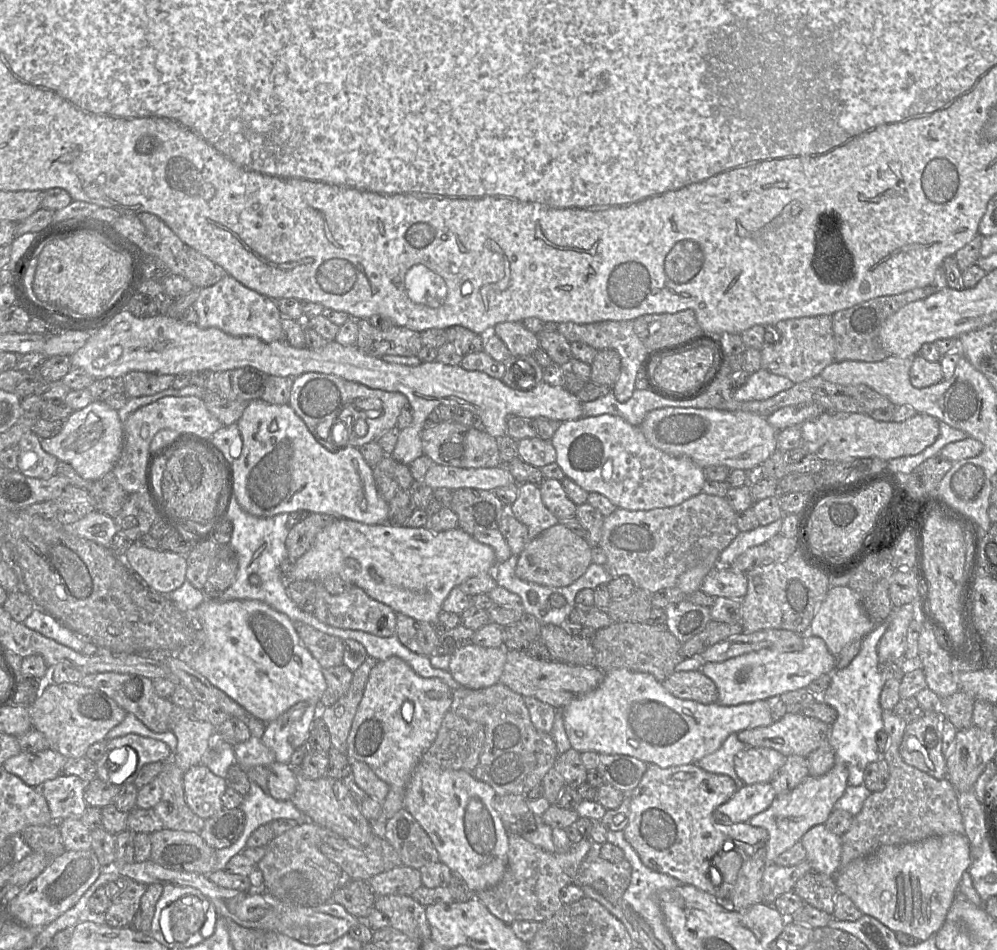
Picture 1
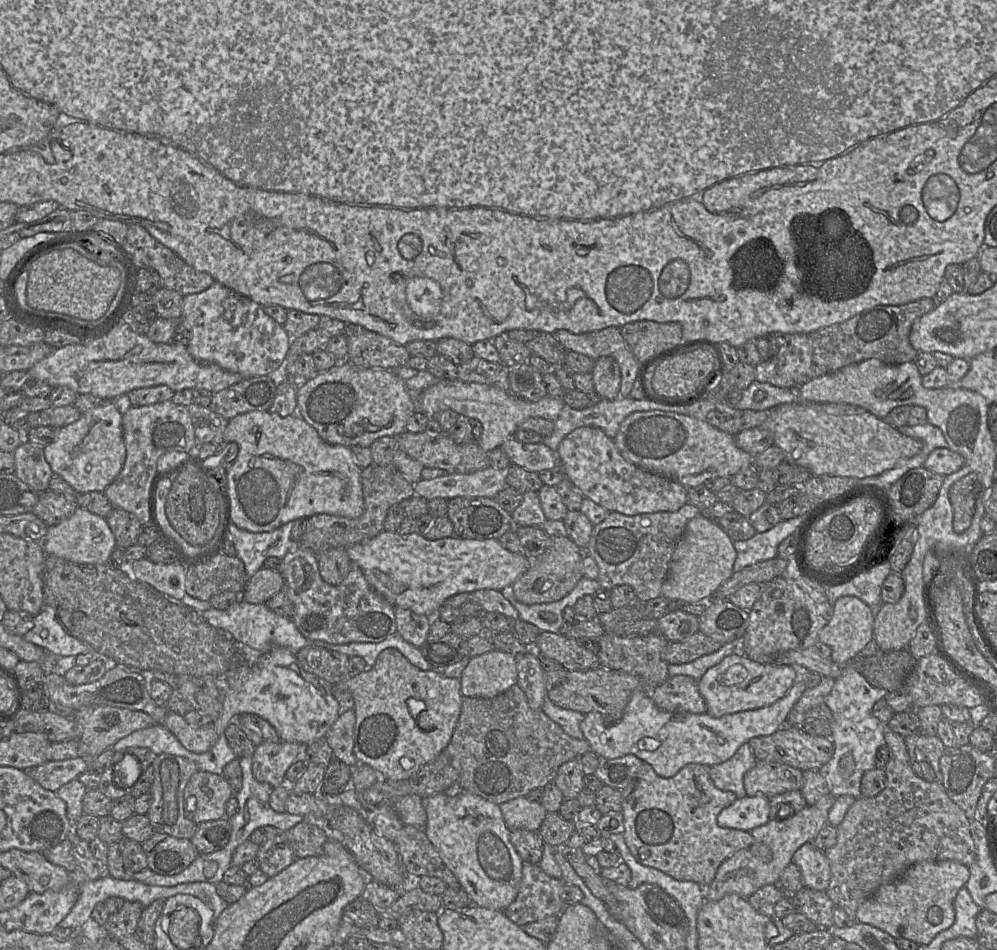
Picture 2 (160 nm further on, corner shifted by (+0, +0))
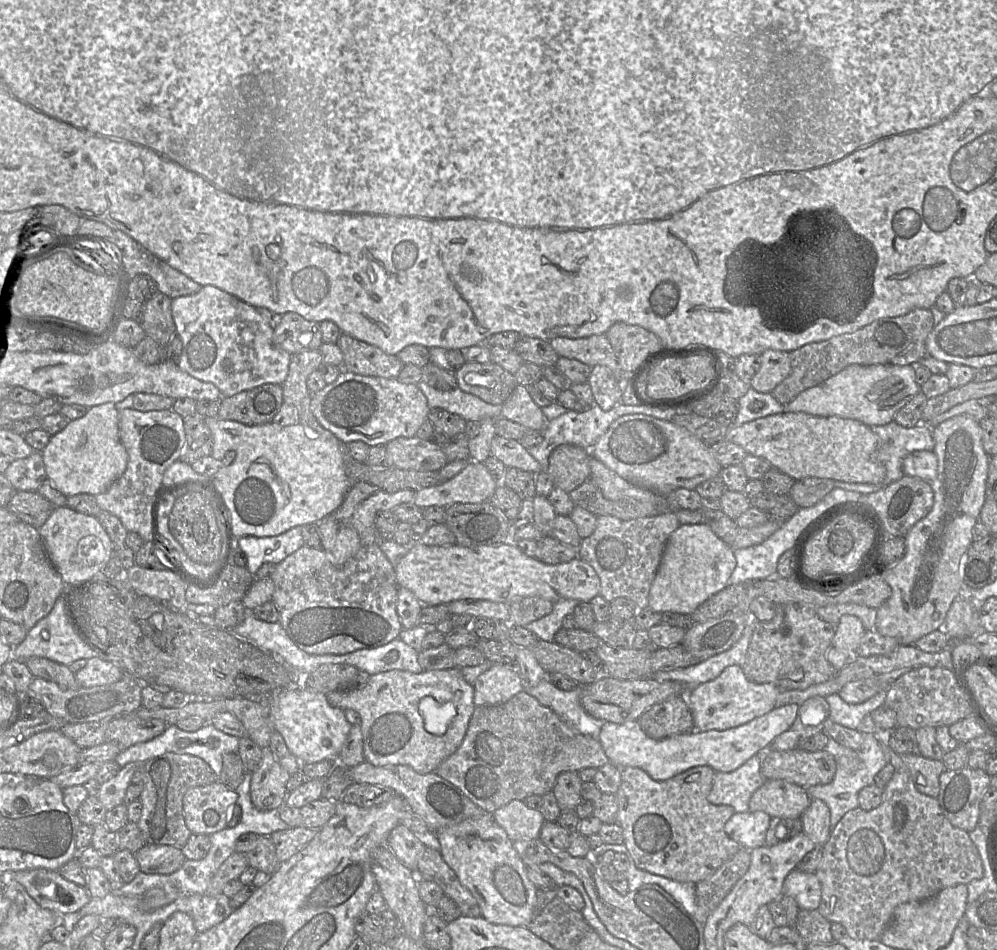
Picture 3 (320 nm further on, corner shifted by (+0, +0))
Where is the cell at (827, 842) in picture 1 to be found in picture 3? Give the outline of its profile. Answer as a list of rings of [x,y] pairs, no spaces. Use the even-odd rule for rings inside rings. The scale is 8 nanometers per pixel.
[[[796,868],[784,881],[783,894],[792,897],[801,910],[816,910],[821,902],[821,884],[815,873]]]

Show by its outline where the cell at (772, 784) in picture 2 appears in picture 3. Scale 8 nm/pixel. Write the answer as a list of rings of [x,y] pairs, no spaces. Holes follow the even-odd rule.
[[[767,779],[751,796],[750,811],[763,811],[771,818],[801,818],[811,801],[807,789],[794,783]]]

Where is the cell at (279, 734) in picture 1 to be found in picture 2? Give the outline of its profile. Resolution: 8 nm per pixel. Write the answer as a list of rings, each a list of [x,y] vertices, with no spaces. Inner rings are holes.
[[[263,740],[255,747],[252,756],[252,773],[259,782],[268,783],[272,788],[286,784],[285,774],[289,766],[296,761],[299,752],[306,745],[296,742],[268,742]]]

